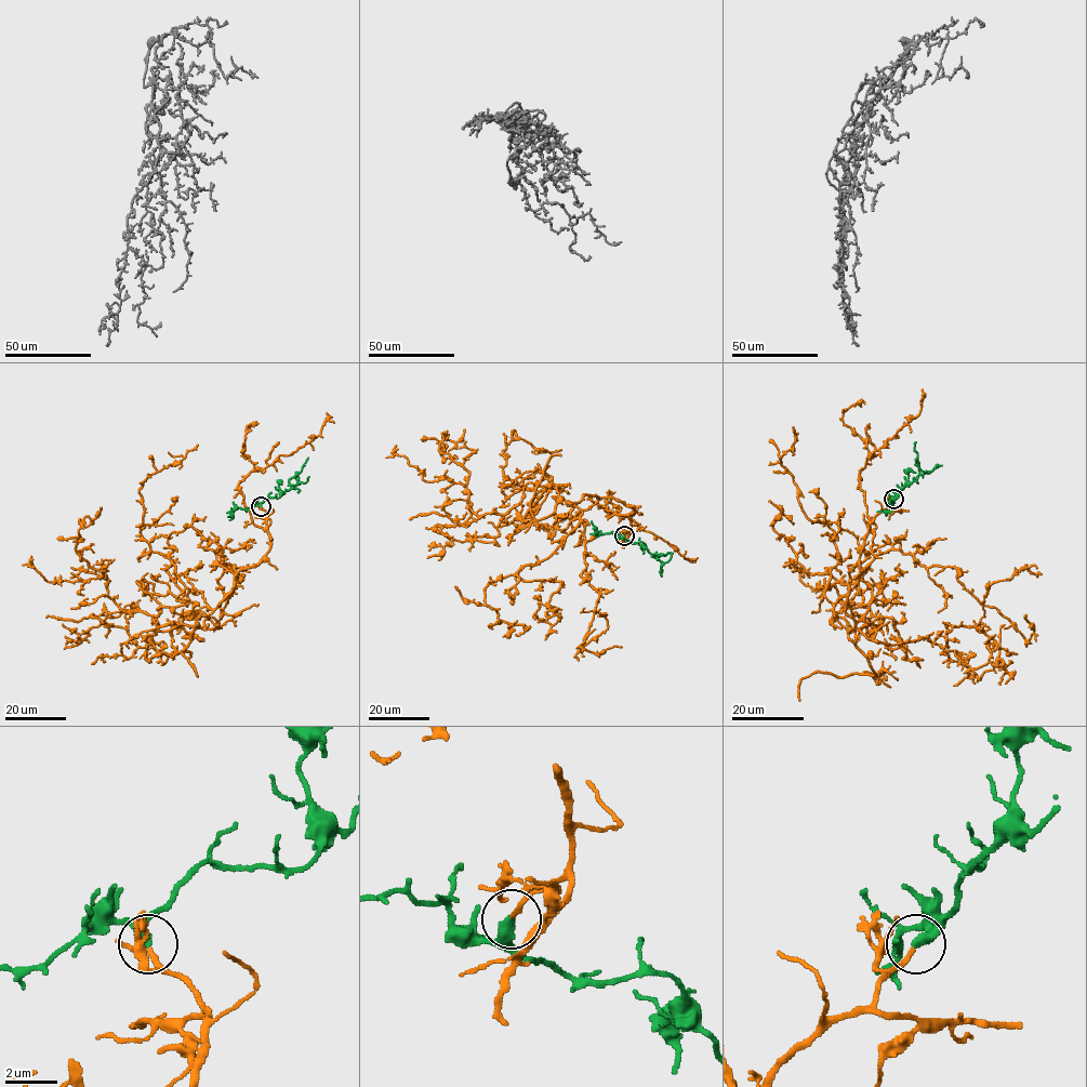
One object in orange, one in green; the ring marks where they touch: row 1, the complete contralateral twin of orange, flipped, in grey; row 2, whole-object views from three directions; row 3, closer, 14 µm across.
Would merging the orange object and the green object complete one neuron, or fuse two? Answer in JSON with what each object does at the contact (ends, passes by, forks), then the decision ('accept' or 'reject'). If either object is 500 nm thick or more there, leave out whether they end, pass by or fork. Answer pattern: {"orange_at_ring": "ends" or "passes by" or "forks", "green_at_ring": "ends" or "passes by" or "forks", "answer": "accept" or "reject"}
{"orange_at_ring": "ends", "green_at_ring": "ends", "answer": "accept"}

